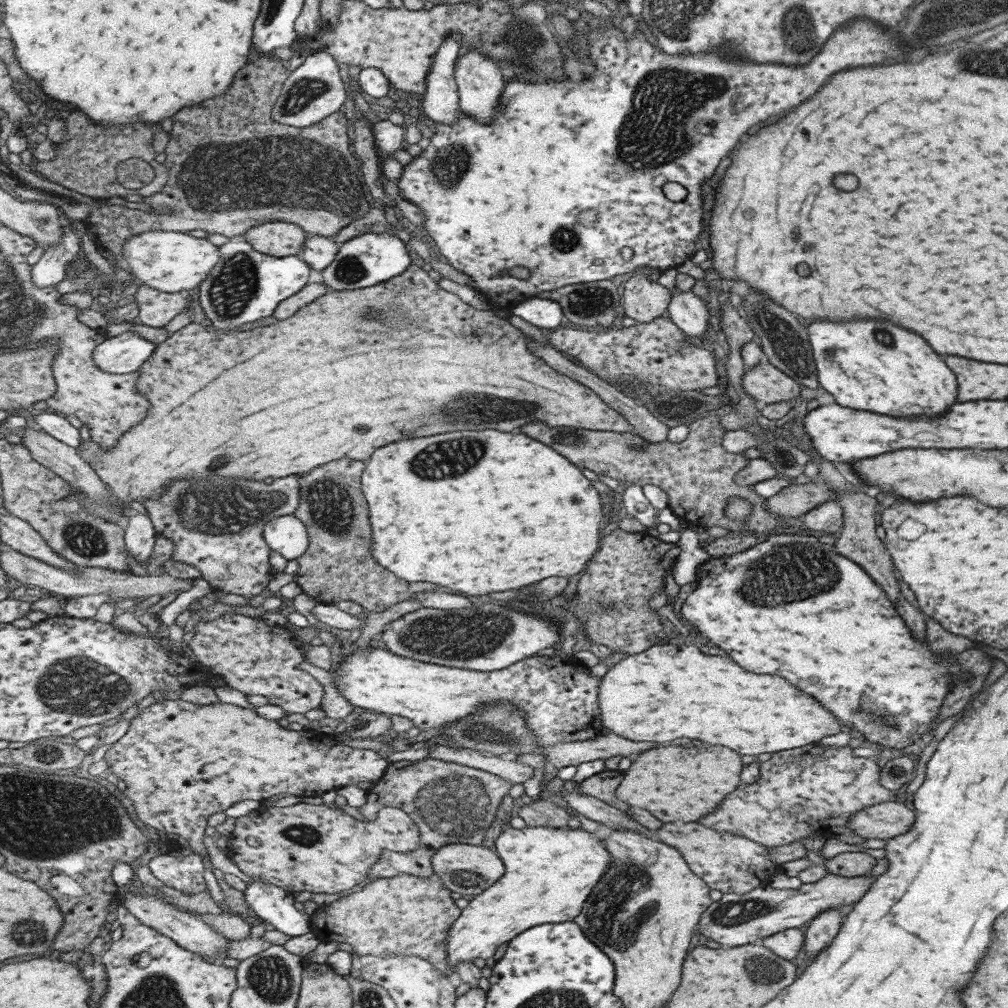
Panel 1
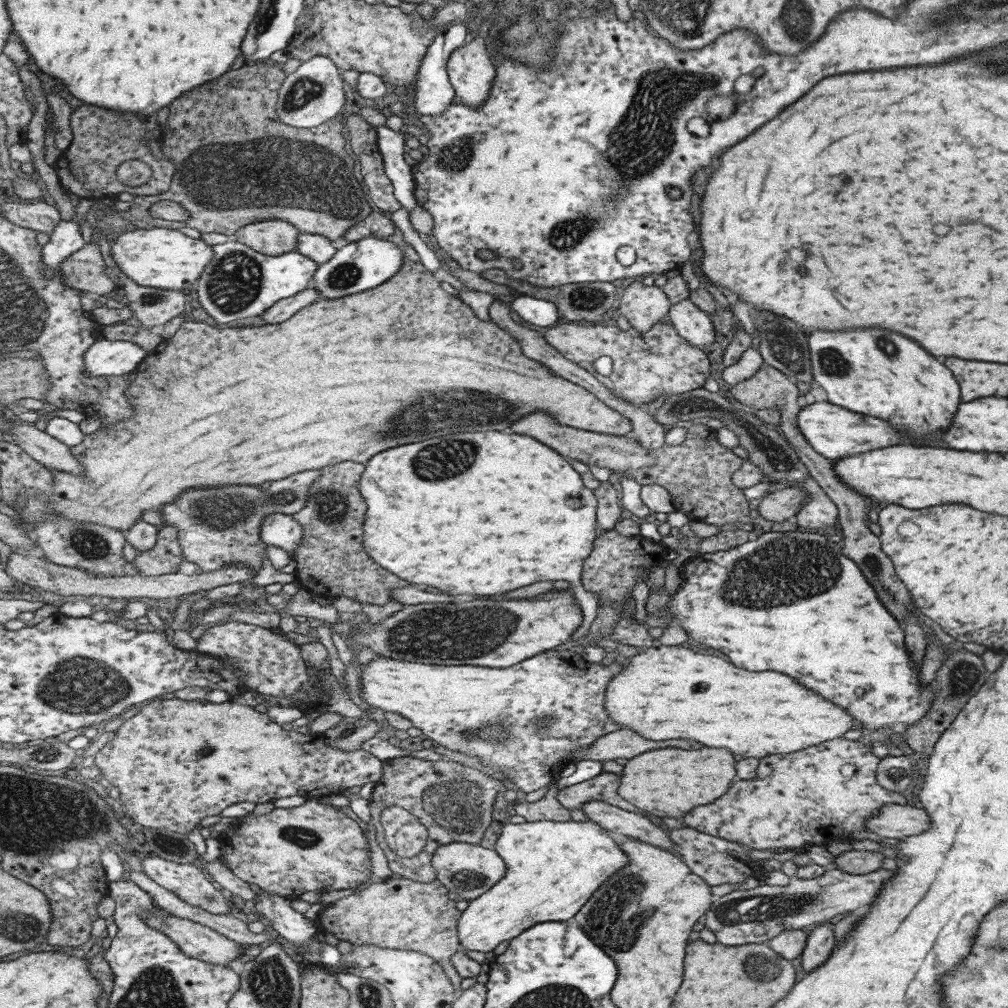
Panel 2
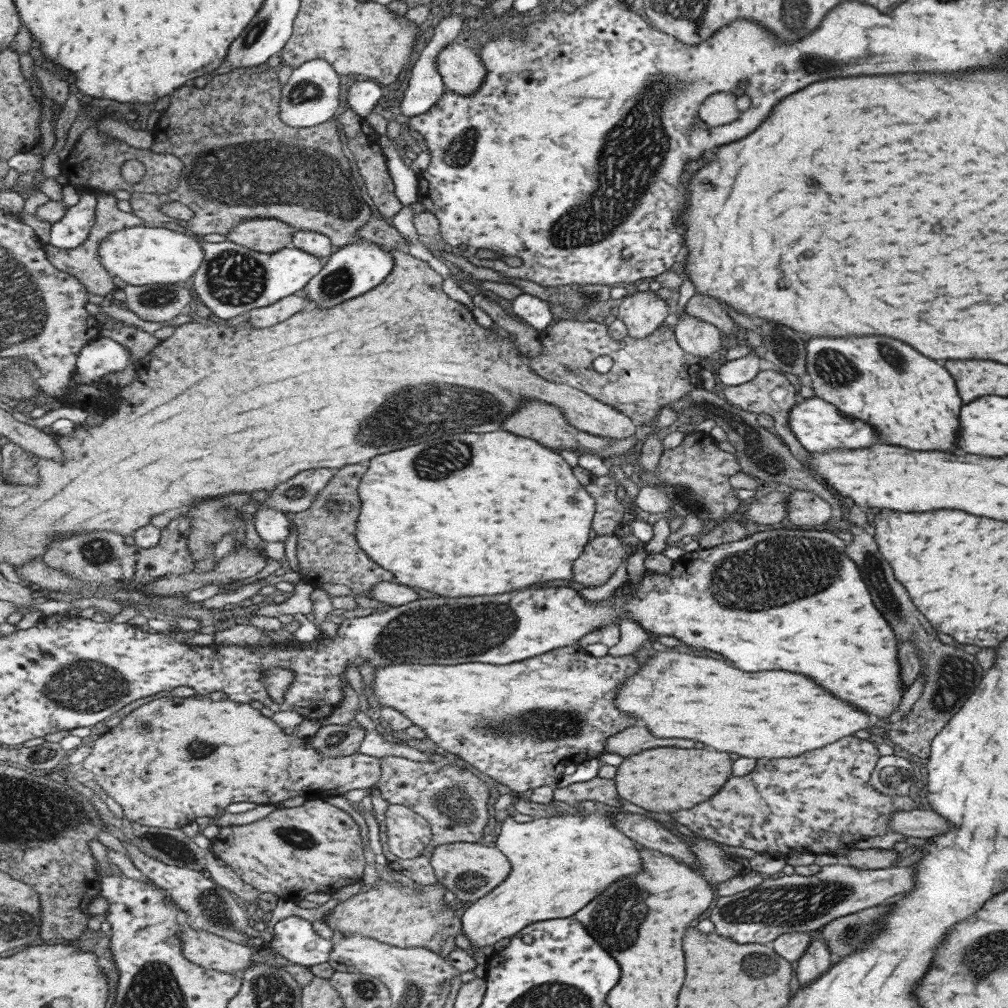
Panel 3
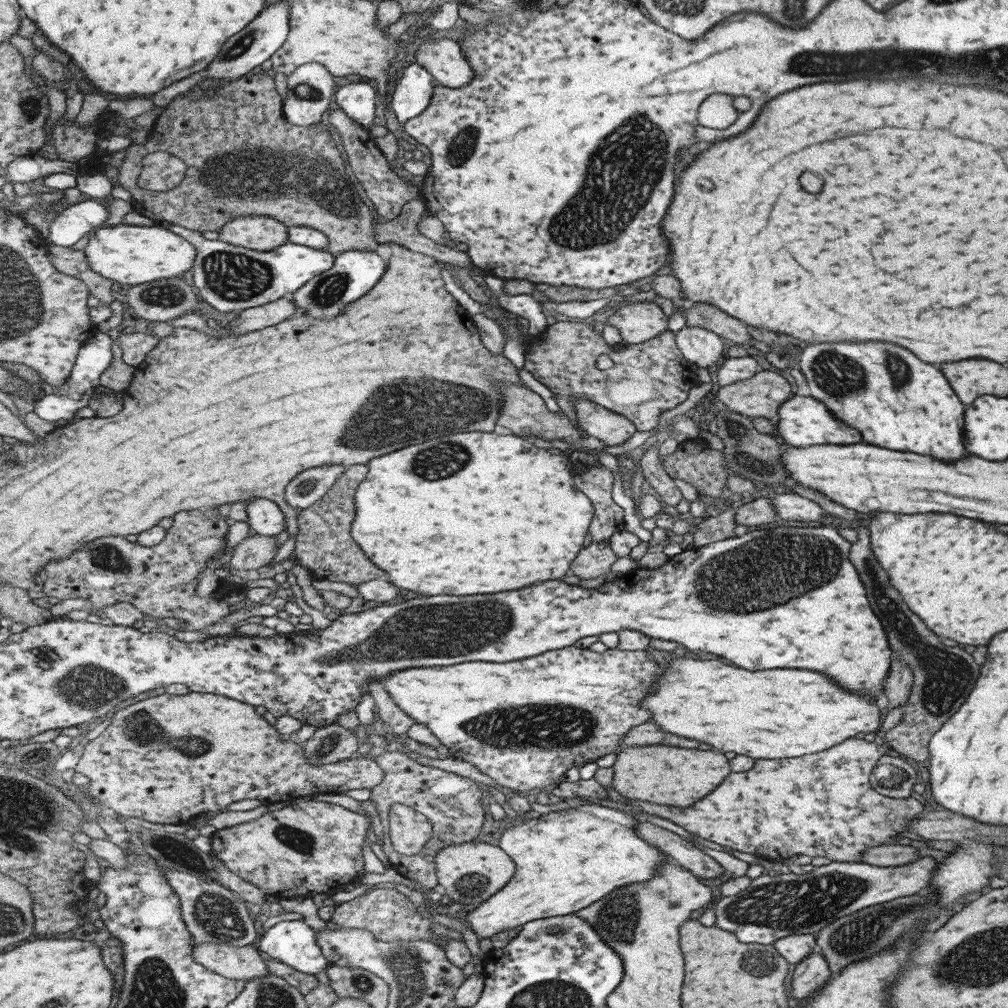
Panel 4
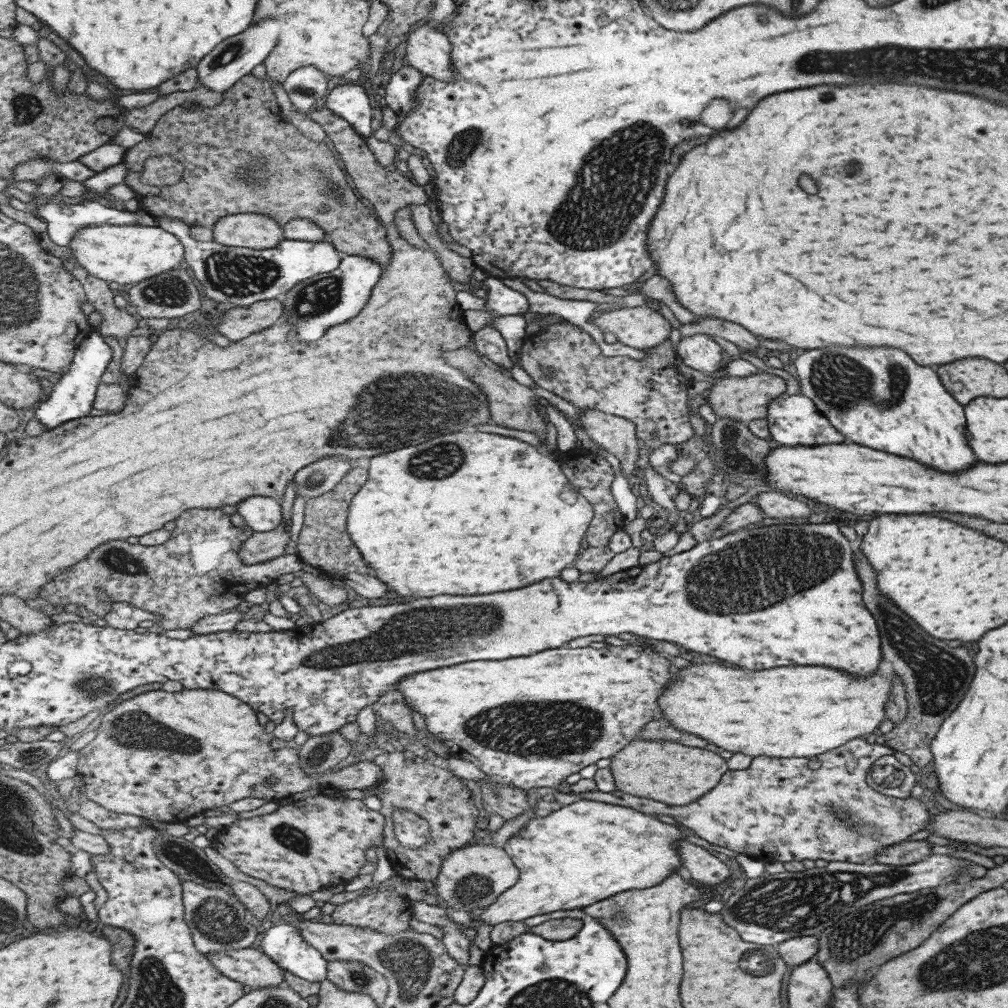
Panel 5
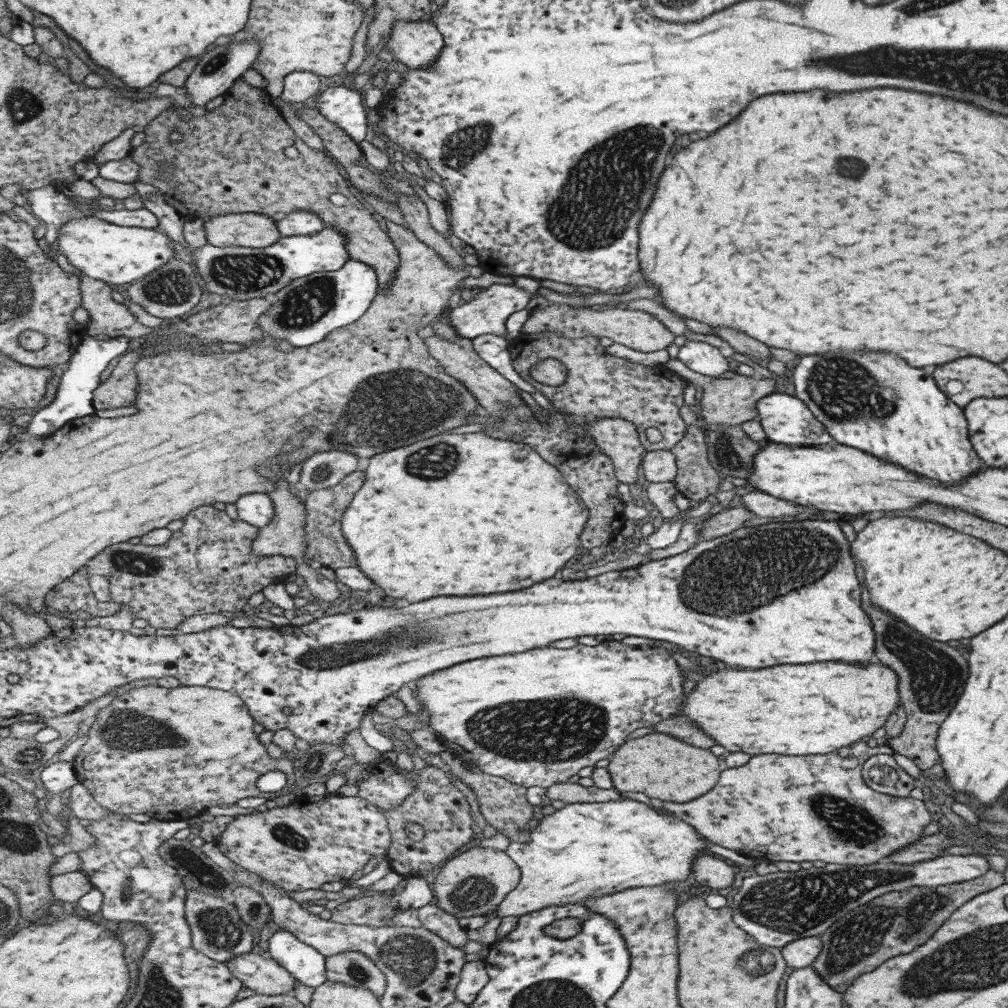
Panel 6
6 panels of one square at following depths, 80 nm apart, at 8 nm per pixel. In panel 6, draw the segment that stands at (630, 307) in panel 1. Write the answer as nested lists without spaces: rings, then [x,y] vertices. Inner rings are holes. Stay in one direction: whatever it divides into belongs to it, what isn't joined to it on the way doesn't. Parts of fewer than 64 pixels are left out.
[[[551,303],[543,310],[531,312],[527,321],[521,325],[520,332],[534,336],[536,333],[554,332],[563,338],[581,338],[585,335],[592,337],[605,336],[613,343],[623,344],[637,352],[655,352],[663,350],[671,344],[674,334],[669,332],[655,317],[643,311],[619,310],[591,310],[591,308],[569,308],[566,304]]]

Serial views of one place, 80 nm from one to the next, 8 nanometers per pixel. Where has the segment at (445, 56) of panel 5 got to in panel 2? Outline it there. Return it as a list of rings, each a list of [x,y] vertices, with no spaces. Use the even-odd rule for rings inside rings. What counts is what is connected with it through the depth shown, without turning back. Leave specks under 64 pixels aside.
[[[471,36],[460,48],[449,53],[445,72],[459,102],[478,107],[491,88],[495,76],[482,36]]]

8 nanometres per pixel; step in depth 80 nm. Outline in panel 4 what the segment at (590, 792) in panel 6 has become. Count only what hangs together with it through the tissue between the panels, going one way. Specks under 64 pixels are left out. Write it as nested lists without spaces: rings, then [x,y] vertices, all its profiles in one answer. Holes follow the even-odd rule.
[[[856,736],[817,754],[781,760],[755,759],[750,770],[745,773],[731,772],[727,776],[727,782],[723,780],[711,794],[697,800],[697,806],[691,804],[689,808],[671,808],[659,804],[645,804],[639,800],[629,800],[629,804],[647,814],[667,818],[669,822],[681,826],[690,834],[696,834],[699,838],[769,861],[780,863],[791,856],[803,854],[809,858],[823,856],[841,863],[857,862],[864,850],[888,844],[896,834],[907,831],[908,824],[923,812],[923,806],[913,798],[889,799],[874,792],[869,786],[869,774],[877,760],[885,755],[885,750],[886,745],[865,742],[860,736]]]

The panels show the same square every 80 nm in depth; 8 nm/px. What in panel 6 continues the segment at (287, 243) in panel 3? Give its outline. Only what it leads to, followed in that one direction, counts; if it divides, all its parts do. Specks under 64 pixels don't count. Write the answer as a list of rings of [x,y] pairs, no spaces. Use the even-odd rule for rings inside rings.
[[[254,212],[212,216],[203,226],[207,242],[215,247],[269,248],[282,234],[273,217]]]

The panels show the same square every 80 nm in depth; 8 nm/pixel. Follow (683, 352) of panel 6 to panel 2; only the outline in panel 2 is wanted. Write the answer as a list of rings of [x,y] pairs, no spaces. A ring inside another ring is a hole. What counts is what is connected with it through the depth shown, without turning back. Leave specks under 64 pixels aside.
[[[688,298],[671,304],[667,316],[675,332],[691,346],[702,348],[713,342],[715,333],[709,316]]]

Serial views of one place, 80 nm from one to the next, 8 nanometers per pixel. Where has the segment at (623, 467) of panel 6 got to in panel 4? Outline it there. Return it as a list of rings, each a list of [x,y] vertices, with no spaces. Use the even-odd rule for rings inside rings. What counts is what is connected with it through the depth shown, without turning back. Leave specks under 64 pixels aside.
[[[569,398],[575,409],[575,422],[584,432],[607,446],[625,442],[636,431],[634,424],[624,416],[593,404],[584,398]]]

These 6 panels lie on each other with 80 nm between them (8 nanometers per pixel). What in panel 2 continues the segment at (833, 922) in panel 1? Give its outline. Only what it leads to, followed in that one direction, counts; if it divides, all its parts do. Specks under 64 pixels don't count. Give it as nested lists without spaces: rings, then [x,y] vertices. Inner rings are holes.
[[[831,922],[817,924],[806,936],[806,943],[798,956],[801,959],[802,972],[809,972],[821,966],[834,948],[834,938]]]

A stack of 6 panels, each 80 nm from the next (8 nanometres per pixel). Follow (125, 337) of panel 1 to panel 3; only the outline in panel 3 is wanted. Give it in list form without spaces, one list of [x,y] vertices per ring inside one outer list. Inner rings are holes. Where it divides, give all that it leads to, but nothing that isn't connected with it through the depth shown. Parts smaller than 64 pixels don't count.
[[[101,336],[92,340],[81,351],[75,382],[79,385],[89,385],[101,380],[106,374],[122,371],[133,363],[130,350],[112,338]]]

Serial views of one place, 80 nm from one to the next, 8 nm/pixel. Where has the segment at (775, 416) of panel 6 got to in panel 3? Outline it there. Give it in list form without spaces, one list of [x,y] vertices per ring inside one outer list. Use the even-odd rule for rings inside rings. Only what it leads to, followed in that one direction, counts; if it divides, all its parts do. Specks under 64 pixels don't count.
[[[815,396],[803,399],[789,409],[788,425],[797,442],[808,452],[851,450],[879,444],[879,438],[875,436],[875,432],[869,428],[868,424],[845,415],[832,404]]]

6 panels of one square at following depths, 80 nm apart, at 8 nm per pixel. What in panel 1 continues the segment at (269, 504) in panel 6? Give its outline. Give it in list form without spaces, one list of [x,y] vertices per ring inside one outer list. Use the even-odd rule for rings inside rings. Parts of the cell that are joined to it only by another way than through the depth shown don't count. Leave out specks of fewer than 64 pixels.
[[[295,515],[277,517],[264,528],[264,538],[269,546],[287,561],[296,560],[307,552],[310,545],[308,529]]]

